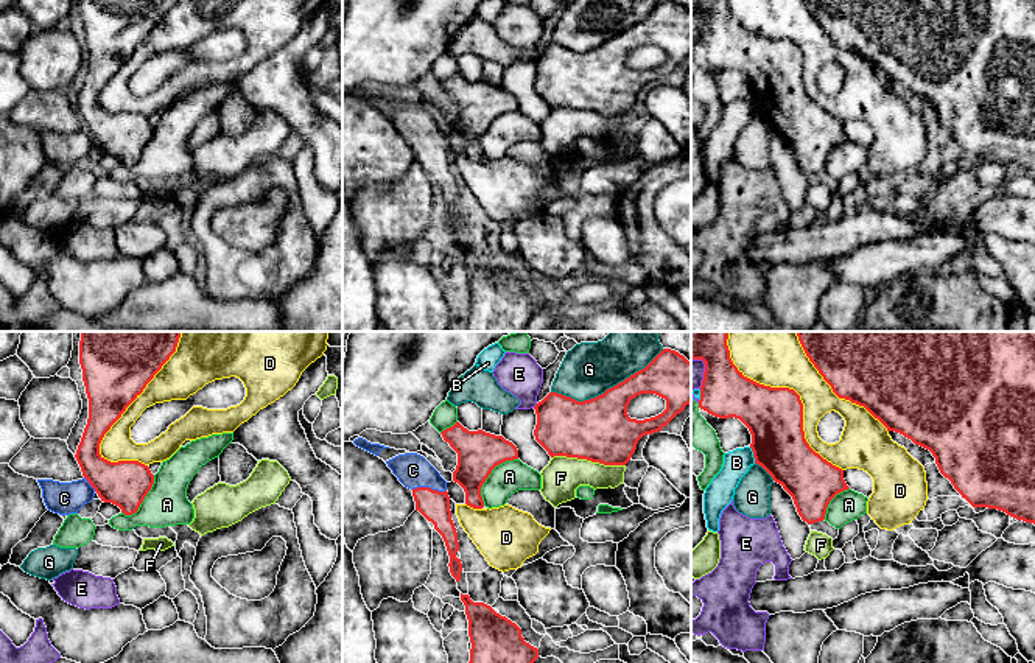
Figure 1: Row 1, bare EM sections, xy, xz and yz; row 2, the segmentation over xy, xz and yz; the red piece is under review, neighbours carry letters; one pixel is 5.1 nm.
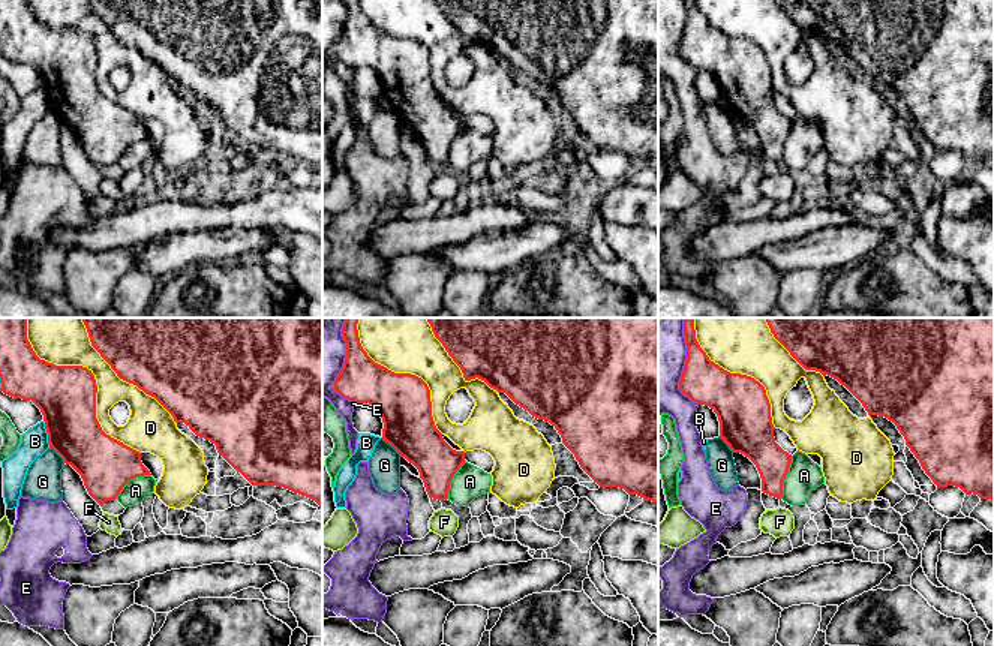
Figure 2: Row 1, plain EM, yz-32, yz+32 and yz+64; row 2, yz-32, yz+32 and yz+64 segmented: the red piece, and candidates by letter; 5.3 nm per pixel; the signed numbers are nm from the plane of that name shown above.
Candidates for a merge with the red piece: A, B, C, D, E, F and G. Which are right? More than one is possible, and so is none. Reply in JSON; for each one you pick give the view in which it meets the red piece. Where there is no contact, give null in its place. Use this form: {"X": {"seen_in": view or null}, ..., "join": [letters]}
{"C": {"seen_in": "xz"}, "join": ["C"]}

